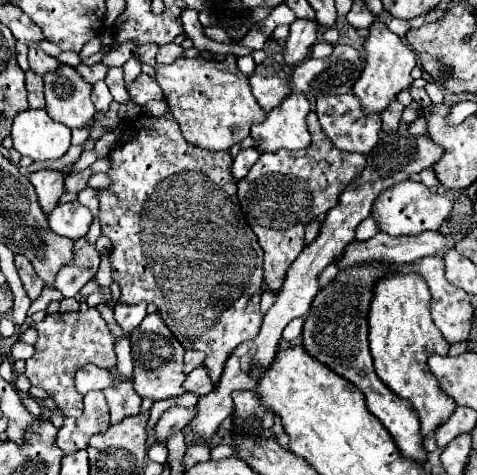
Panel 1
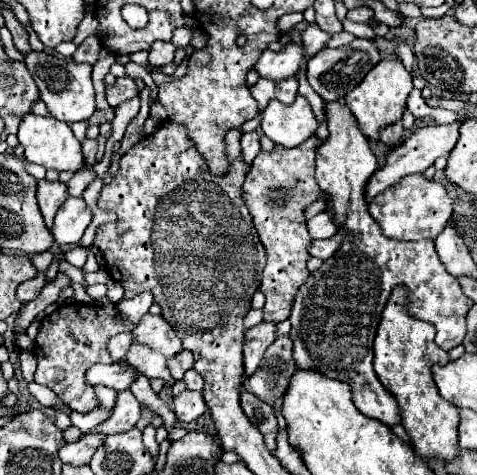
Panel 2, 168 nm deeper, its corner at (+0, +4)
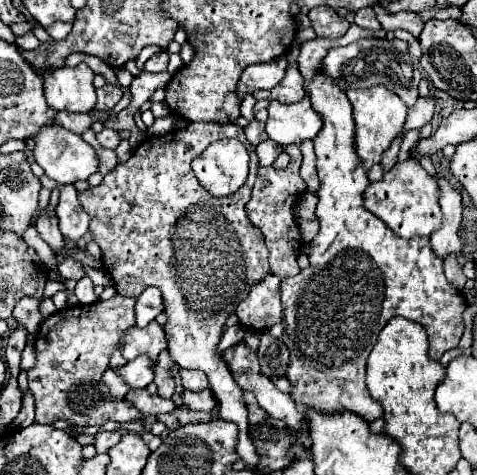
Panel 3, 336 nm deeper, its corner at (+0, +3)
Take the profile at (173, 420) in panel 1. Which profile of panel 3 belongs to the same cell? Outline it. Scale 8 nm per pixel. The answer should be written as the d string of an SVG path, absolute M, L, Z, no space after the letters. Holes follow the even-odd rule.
M210 389L196 391L196 393L184 391L184 403L188 405L188 409L196 409L196 411L212 411L216 407L216 399Z

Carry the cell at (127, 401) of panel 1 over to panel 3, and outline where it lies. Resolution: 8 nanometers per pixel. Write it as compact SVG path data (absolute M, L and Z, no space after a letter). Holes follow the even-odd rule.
M102 431L96 435L96 451L98 453L106 453L112 445L116 445L120 441L120 431Z

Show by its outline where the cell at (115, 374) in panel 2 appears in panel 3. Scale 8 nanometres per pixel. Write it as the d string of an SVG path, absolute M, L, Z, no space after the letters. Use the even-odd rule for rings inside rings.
M140 355L134 361L128 361L124 367L120 367L116 371L124 377L124 381L130 385L130 389L148 387L154 381L154 363L146 355Z

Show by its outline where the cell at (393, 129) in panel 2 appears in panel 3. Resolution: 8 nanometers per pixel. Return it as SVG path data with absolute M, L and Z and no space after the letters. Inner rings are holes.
M394 139L392 145L390 145L390 149L384 151L384 157L382 157L382 161L380 161L380 165L382 165L384 171L390 171L390 167L396 165L396 161L398 161L398 151L400 151L400 141L402 141L402 139Z

